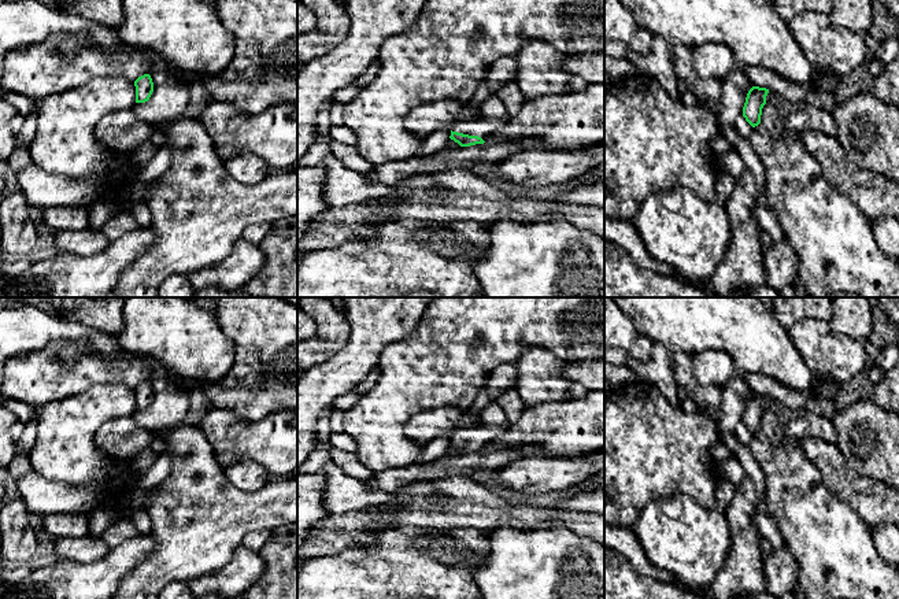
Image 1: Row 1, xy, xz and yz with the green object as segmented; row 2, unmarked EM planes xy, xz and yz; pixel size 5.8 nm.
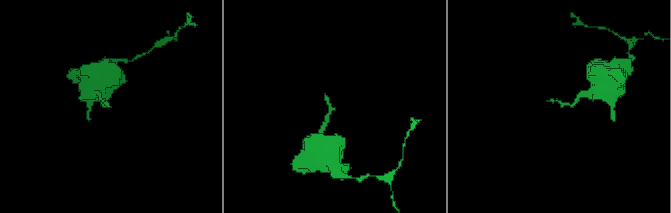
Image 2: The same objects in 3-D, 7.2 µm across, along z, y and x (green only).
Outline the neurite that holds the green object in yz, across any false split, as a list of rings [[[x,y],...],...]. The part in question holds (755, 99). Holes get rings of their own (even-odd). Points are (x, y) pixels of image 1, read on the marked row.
[[[752,86],[748,90],[743,114],[735,122],[736,132],[743,138],[750,140],[754,127],[761,123],[762,108],[766,104],[767,93],[769,89],[759,86]]]

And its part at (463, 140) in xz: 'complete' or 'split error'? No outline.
split error

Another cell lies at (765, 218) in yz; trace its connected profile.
[[[718,125],[719,133],[728,138],[732,144],[733,149],[741,156],[747,169],[752,173],[758,195],[755,201],[755,222],[762,229],[762,232],[767,233],[773,243],[777,243],[784,239],[784,232],[774,217],[765,193],[765,167],[759,156],[755,154],[750,141],[743,138],[735,126]]]

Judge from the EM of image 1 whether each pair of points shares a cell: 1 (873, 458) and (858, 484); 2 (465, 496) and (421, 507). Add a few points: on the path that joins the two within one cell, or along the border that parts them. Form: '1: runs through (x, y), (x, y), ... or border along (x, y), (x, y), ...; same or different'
1: border along (840, 453), (850, 468), (884, 483); different
2: runs through (454, 507), (432, 507); same

